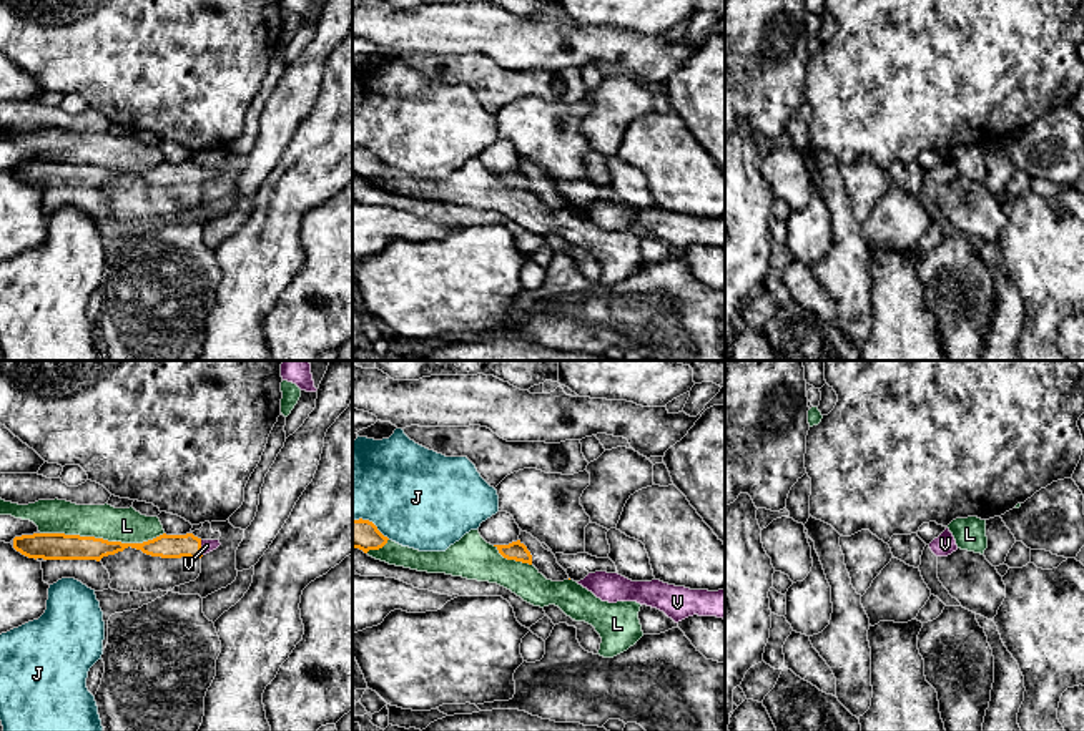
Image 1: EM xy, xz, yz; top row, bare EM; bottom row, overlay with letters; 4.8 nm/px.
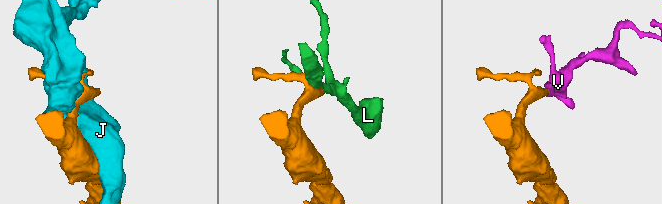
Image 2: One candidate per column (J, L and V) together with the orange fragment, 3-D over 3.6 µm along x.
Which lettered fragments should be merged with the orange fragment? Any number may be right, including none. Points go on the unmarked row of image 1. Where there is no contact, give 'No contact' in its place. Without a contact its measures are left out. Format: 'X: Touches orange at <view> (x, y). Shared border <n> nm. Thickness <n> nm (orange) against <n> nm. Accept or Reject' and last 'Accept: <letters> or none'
J: Touches orange at xz (371, 150). Shared border 200 nm. Thickness 140 nm (orange) against 480 nm. Reject
L: Touches orange at xy (102, 166). Shared border 600 nm. Thickness 130 nm (orange) against 170 nm. Reject
V: Touches orange at xy (200, 176). Shared border 80 nm. Thickness 110 nm (orange) against 60 nm. Accept
Accept: V

